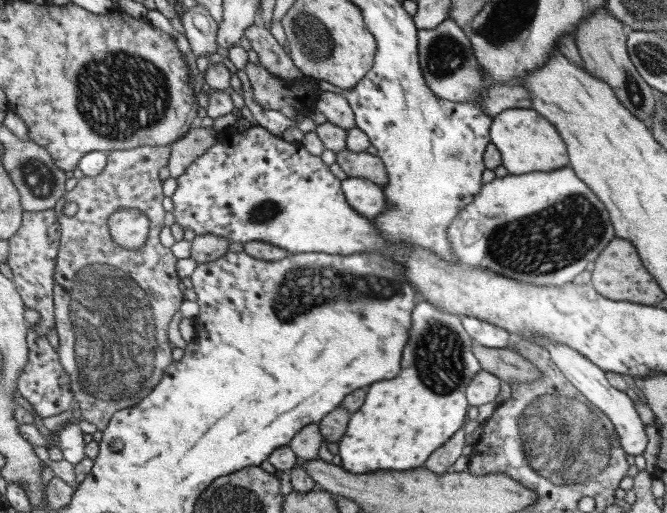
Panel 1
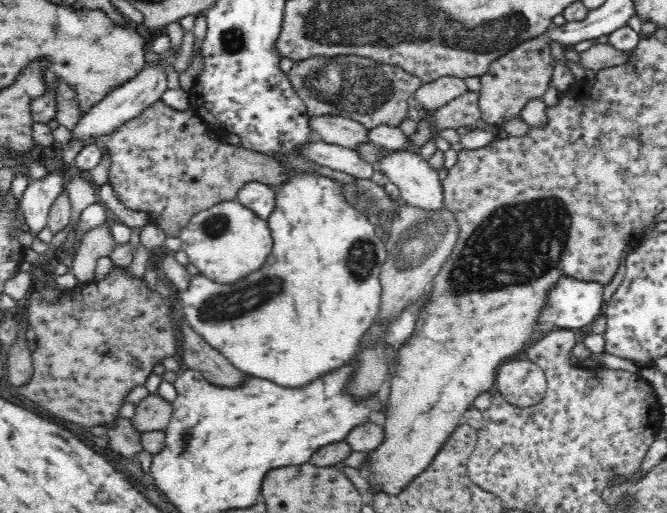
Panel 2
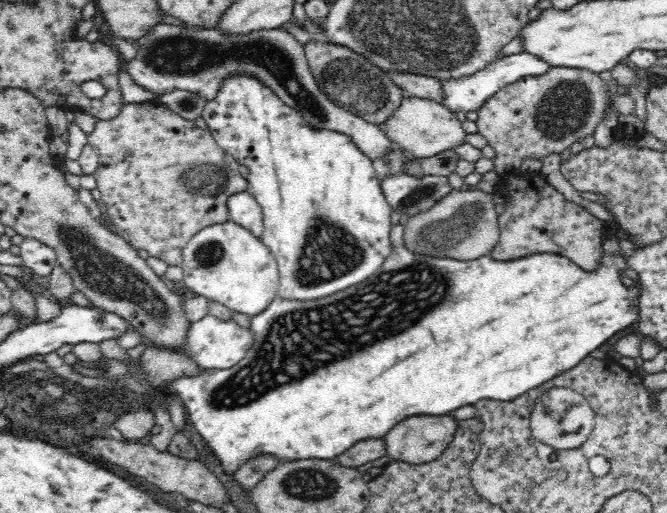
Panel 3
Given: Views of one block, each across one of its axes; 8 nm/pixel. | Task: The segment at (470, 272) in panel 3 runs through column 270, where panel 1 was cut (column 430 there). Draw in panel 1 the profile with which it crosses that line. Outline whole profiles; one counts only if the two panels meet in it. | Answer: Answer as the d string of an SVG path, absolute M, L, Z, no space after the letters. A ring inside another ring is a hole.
M420 302L420 304L414 308L414 312L412 312L412 330L410 330L410 338L408 338L408 342L406 342L406 346L404 346L404 354L402 354L402 372L400 372L394 380L384 380L384 382L375 382L370 385L364 406L361 406L355 413L351 413L346 432L342 440L338 442L338 454L342 459L340 466L344 468L344 470L354 473L355 475L364 475L368 471L412 471L416 468L424 467L428 456L430 456L434 450L438 450L445 442L448 442L448 440L468 422L470 406L466 398L466 389L468 383L473 379L473 376L476 376L476 373L480 372L483 368L479 360L474 356L474 340L463 327L461 317L462 316L452 314L451 312L438 310L438 308L436 308L434 304L430 304L430 302Z

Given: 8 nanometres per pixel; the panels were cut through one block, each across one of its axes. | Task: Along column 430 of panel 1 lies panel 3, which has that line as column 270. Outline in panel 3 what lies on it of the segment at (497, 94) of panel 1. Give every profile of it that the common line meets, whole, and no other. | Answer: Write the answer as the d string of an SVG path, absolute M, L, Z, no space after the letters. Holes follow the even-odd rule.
M158 24L158 26L152 28L150 34L142 36L140 39L130 39L128 41L134 45L138 52L136 52L136 58L123 62L122 69L132 77L136 85L152 92L157 97L174 90L186 90L194 92L207 102L210 102L220 93L221 87L227 79L237 75L250 75L256 81L260 81L263 87L270 89L282 102L300 112L302 118L312 127L348 135L356 144L356 147L372 161L375 159L386 160L386 156L394 150L394 146L397 146L396 144L392 145L392 141L386 136L382 126L370 124L363 118L341 109L320 91L319 85L308 67L303 45L290 32L282 30L282 28L258 30L248 32L248 34L229 36L229 34L223 34L222 31L214 29L185 30L180 26Z

